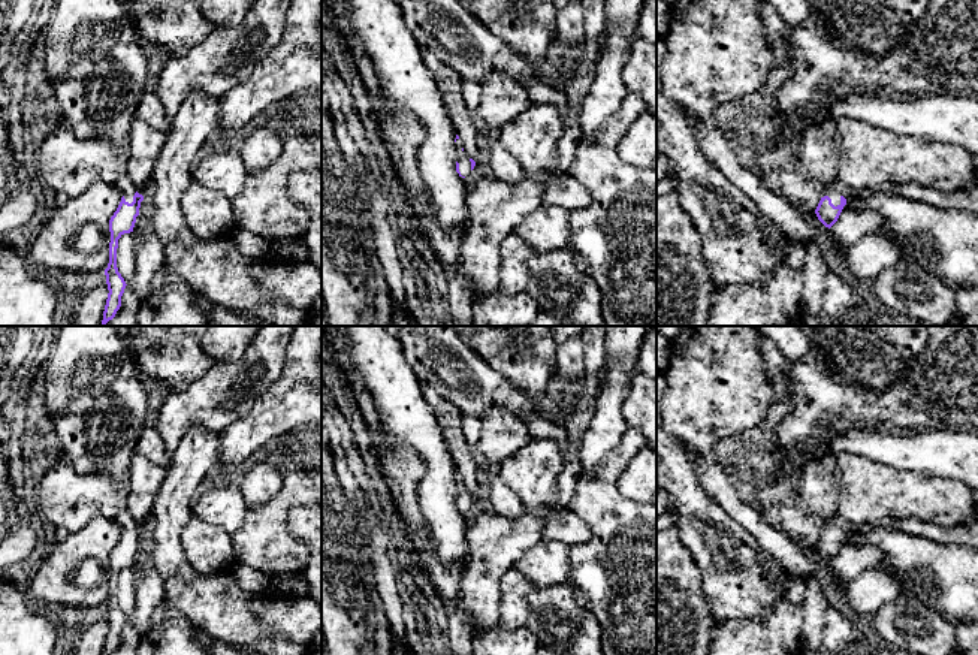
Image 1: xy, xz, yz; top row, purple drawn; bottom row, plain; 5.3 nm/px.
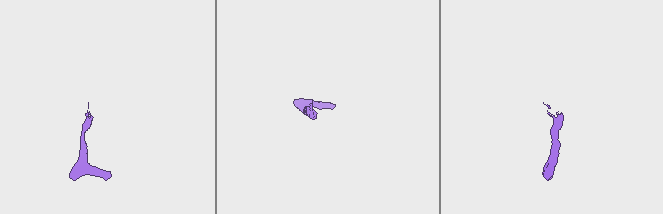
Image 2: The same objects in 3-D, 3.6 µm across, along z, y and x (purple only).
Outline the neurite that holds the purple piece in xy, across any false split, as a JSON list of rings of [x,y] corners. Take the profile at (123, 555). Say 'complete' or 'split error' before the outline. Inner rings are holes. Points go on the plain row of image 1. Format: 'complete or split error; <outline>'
split error; [[[129,511],[118,514],[115,520],[123,528],[123,532],[117,546],[109,555],[109,598],[105,604],[109,628],[103,646],[103,655],[112,655],[121,642],[121,631],[127,619],[117,603],[118,574],[124,568],[133,567],[136,552],[139,550],[141,537],[144,535],[144,531],[136,526]]]

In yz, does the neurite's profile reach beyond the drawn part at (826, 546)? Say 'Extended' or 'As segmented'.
Extended

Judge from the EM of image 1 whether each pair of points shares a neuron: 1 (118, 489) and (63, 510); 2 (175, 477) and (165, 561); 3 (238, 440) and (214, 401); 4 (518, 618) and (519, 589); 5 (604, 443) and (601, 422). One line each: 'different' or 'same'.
1: same
2: same
3: different
4: same
5: same

